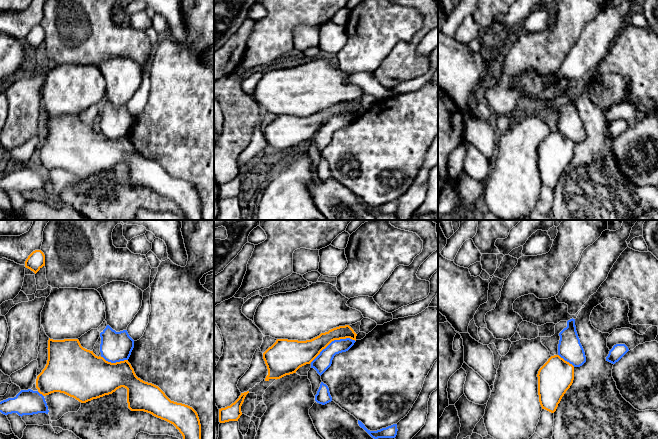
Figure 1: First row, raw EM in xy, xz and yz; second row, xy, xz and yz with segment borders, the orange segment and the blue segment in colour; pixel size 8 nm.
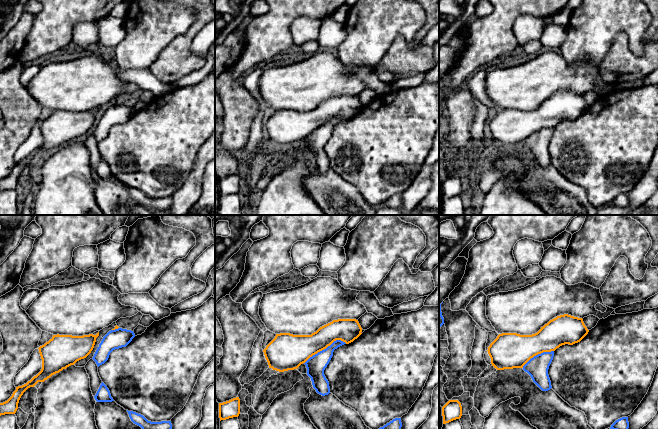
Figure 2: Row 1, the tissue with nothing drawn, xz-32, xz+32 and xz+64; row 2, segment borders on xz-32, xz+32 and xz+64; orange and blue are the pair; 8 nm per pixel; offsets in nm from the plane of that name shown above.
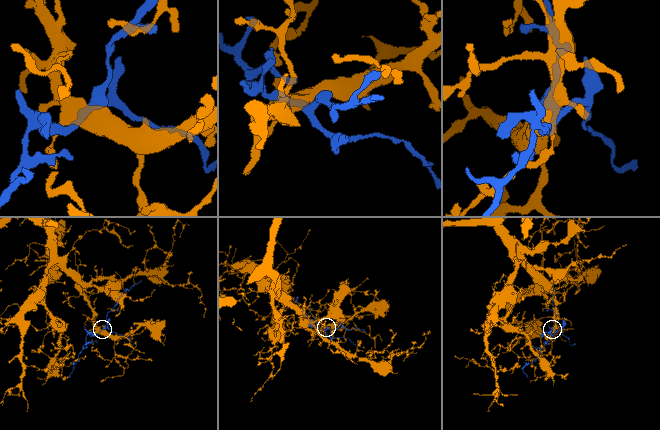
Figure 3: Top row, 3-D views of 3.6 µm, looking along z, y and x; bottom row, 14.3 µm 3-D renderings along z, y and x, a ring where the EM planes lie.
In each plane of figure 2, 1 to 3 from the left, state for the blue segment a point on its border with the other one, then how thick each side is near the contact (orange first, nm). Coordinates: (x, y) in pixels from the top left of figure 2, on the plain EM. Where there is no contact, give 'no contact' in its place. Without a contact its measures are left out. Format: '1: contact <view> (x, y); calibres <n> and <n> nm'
1: contact xz-32 (115, 104); calibres 30 and 160 nm
2: contact xz+32 (325, 124); calibres 260 and 150 nm
3: contact xz+64 (537, 130); calibres 280 and 180 nm

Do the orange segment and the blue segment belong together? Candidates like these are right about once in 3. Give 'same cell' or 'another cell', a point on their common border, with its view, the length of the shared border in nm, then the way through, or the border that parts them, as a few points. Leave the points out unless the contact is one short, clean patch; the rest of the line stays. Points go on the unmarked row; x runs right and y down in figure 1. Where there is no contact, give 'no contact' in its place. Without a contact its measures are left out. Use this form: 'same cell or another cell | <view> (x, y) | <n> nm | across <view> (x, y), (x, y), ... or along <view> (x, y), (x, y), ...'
another cell | xz (332, 116) | 400 nm

